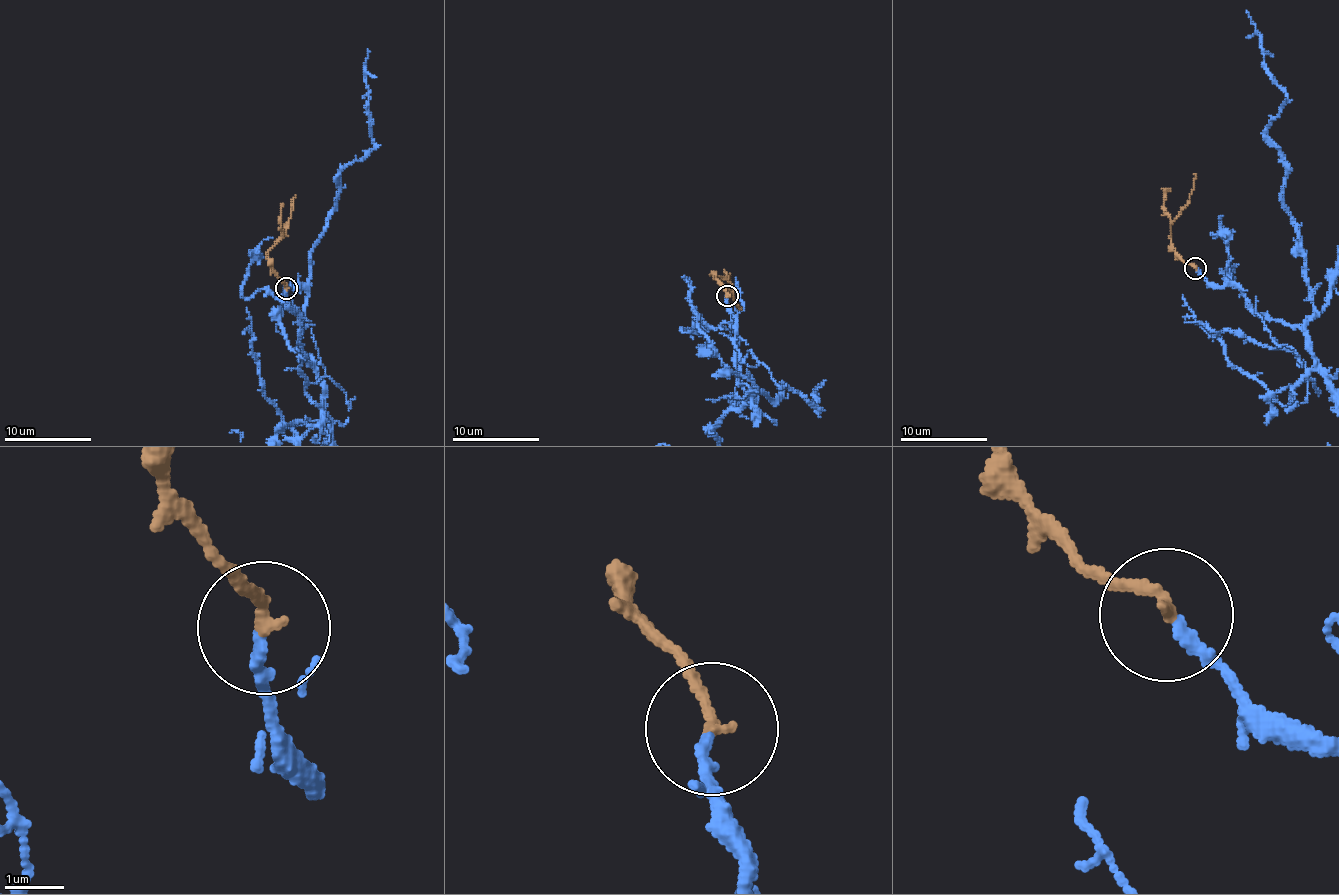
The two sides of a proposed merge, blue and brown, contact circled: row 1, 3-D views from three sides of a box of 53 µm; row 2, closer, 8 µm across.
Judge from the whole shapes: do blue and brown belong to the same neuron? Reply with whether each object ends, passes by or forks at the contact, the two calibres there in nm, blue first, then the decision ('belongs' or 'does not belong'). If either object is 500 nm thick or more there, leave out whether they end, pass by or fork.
blue ends there; brown ends there; 200 nm thick on the blue side, 190 nm on the other; belongs

